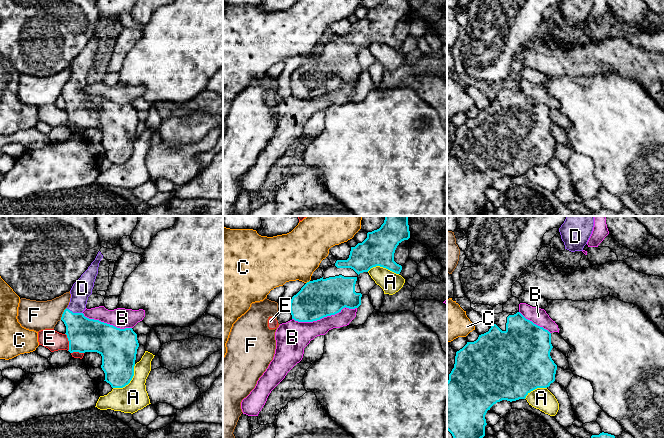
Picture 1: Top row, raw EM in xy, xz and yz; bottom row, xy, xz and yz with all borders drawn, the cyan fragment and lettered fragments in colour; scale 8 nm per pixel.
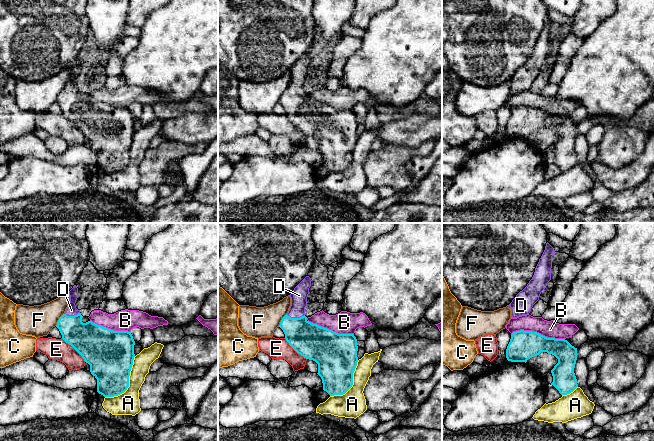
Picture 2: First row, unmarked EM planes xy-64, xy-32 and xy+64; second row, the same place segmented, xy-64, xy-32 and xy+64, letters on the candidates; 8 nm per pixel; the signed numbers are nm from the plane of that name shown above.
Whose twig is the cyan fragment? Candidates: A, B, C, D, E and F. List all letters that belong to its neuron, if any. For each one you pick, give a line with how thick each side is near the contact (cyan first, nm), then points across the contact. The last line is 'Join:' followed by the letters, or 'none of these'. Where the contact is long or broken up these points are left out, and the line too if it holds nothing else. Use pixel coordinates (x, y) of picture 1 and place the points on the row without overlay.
D: Thickness 280 nm (cyan) against 160 nm. Path across: xy (84, 111), (74, 96), (74, 89), (82, 64)
Join: D

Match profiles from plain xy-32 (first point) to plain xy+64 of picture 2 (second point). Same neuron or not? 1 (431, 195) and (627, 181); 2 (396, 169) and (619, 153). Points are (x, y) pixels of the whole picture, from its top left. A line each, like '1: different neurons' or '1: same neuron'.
1: different neurons
2: different neurons

